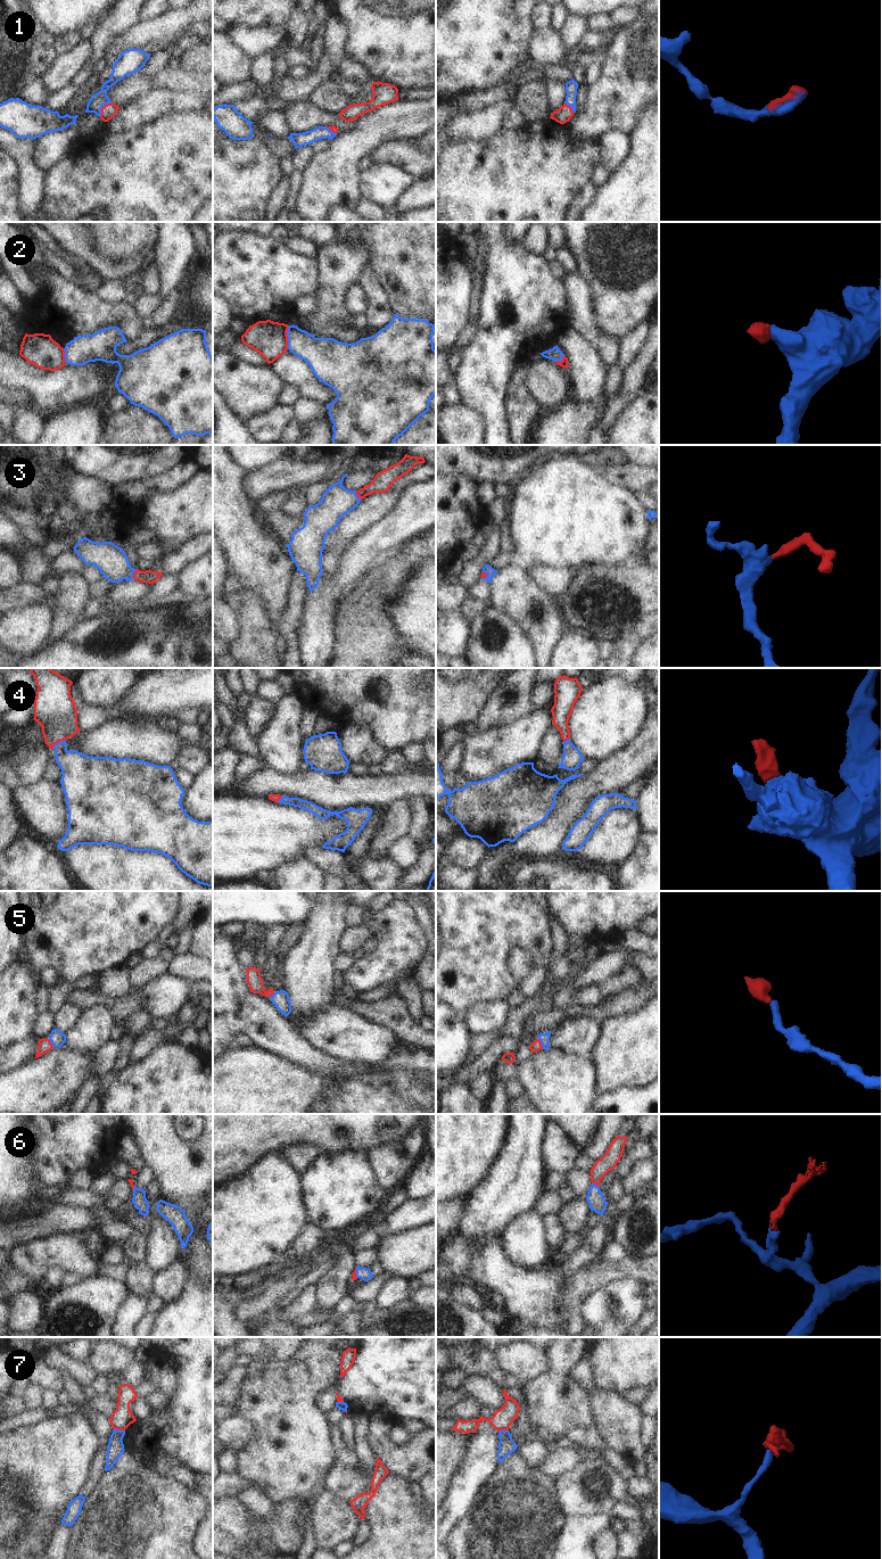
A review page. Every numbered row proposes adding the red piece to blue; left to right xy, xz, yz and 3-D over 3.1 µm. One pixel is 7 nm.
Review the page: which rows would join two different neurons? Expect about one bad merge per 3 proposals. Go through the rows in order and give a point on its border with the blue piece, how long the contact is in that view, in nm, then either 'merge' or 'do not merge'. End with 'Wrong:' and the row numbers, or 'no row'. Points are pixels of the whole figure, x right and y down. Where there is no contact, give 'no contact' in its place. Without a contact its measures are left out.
1: contact xy (101, 107); length 140 nm; merge
2: contact xz (288, 337); length 170 nm; do not merge
3: contact xy (132, 574); length 80 nm; merge
4: contact xy (57, 743); length 110 nm; merge
5: contact yz (541, 1042); length 90 nm; merge
6: contact yz (595, 1185); length 70 nm; merge
7: contact xy (120, 1430); length 80 nm; do not merge
Wrong: 2, 7

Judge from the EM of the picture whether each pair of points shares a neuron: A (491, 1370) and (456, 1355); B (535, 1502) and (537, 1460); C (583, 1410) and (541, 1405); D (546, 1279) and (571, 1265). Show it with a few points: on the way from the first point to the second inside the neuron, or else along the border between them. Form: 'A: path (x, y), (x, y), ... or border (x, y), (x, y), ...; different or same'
A: path (483, 1362), (464, 1358); same
B: border (518, 1453), (529, 1466), (541, 1469); different
C: path (573, 1410), (566, 1410), (561, 1405), (551, 1405); same
D: border (555, 1269), (562, 1276), (569, 1278); different

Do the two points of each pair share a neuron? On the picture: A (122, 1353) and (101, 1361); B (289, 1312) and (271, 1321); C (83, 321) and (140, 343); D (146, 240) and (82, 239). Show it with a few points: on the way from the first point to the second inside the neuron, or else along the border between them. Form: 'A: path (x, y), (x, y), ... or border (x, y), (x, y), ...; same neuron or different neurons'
A: path (117, 1357), (106, 1357); same neuron
B: border (286, 1319), (291, 1322); different neurons
C: border (143, 331), (133, 339), (128, 340); different neurons
D: border (95, 233), (95, 244), (114, 258); different neurons

